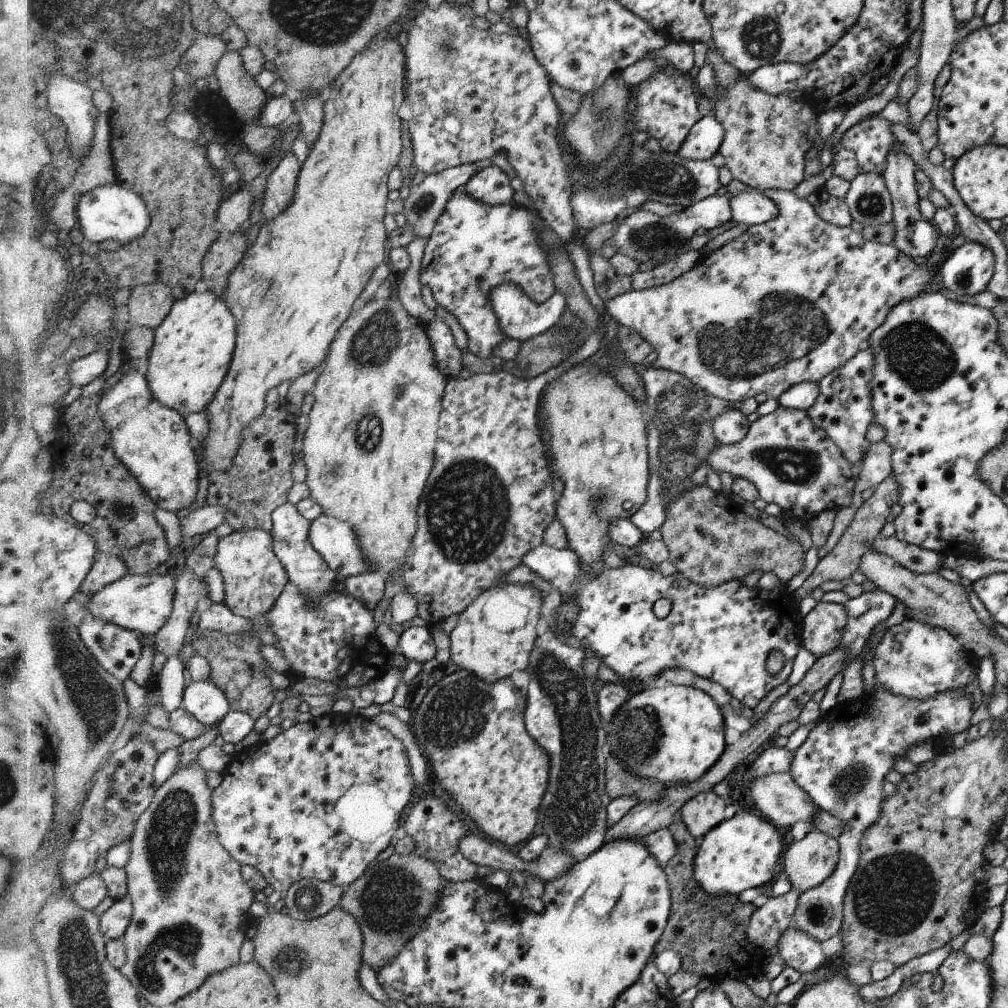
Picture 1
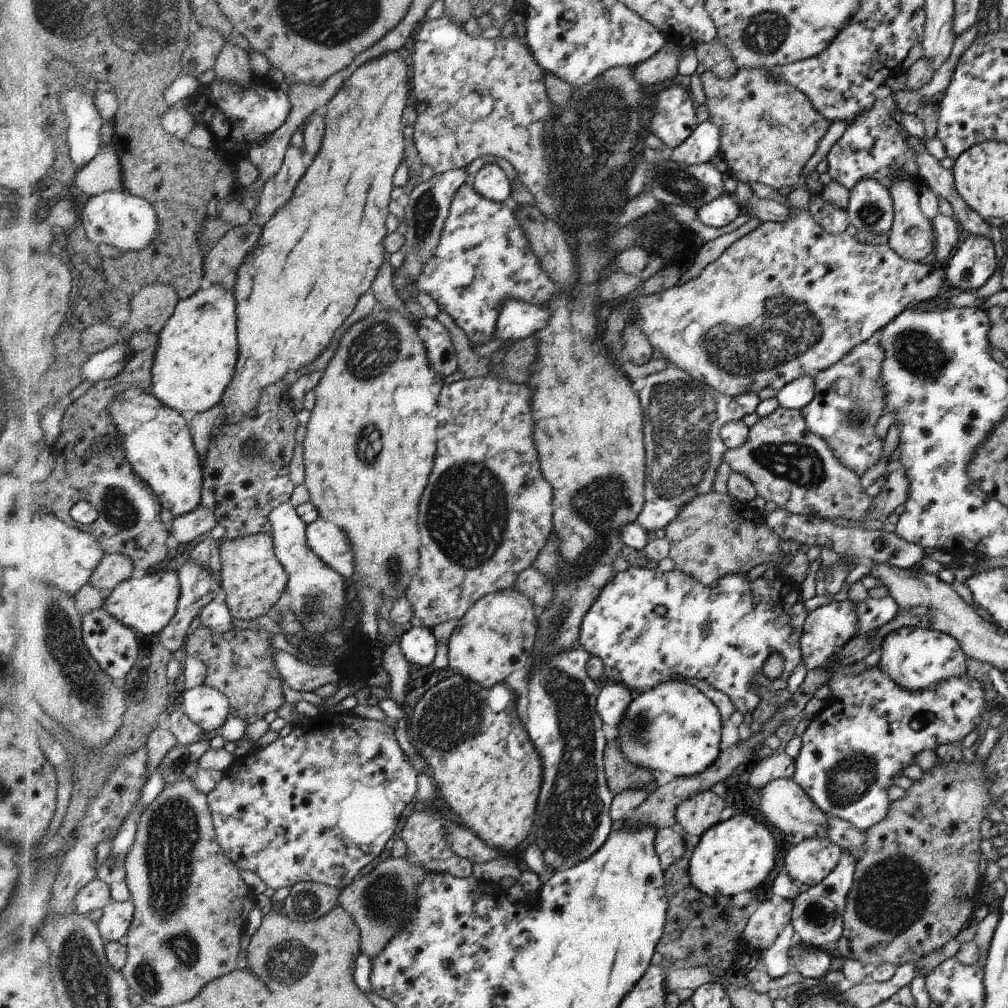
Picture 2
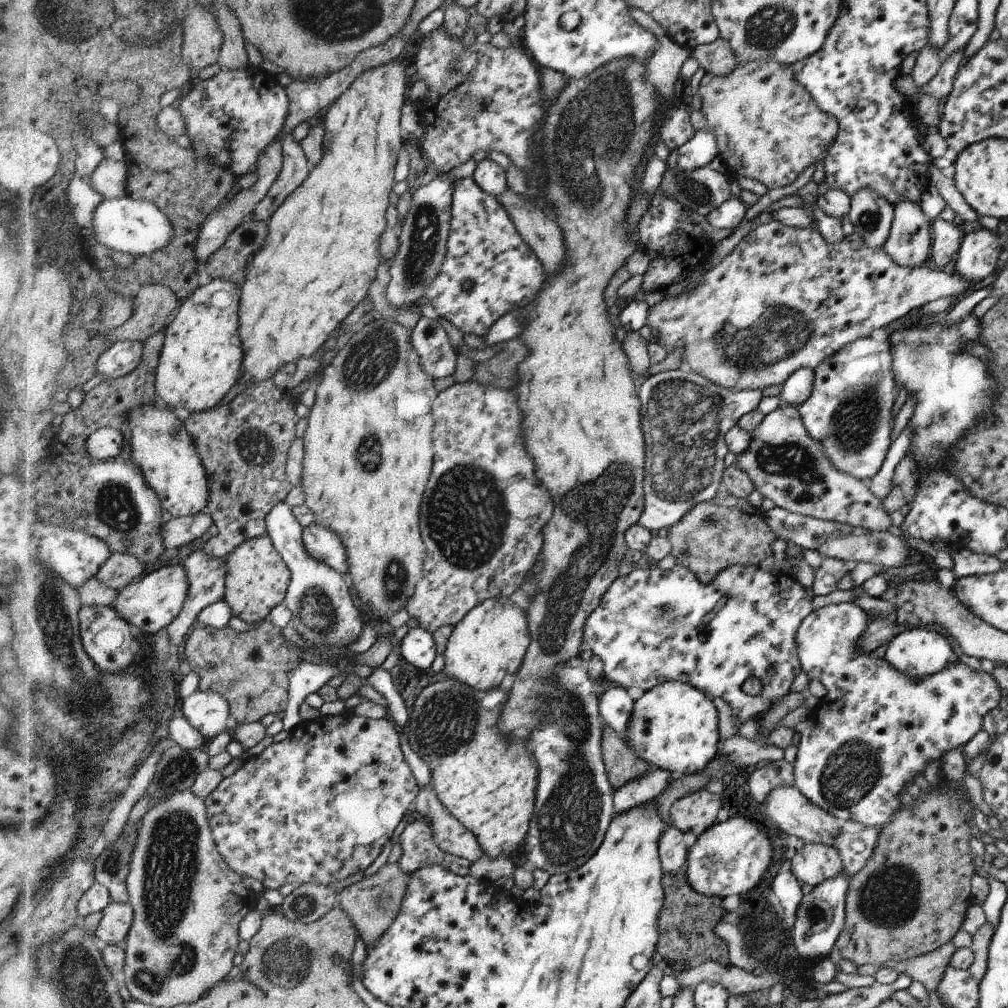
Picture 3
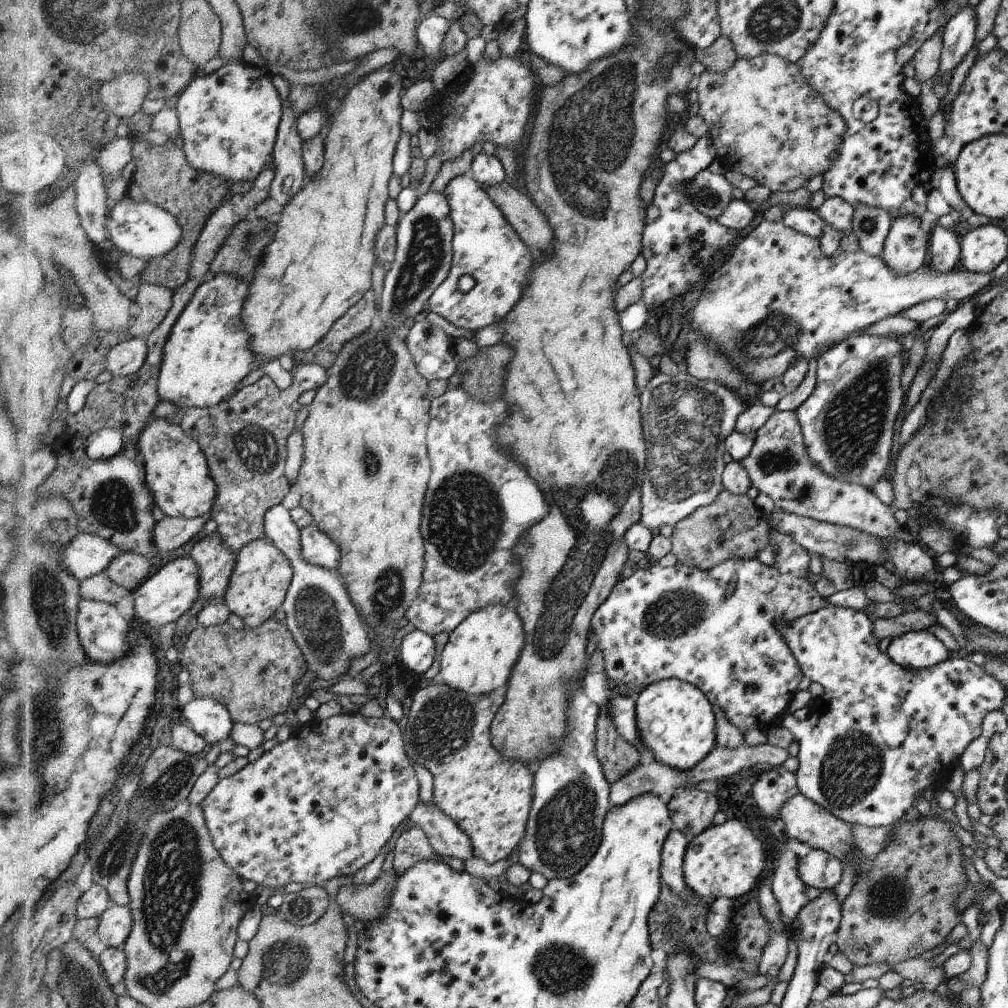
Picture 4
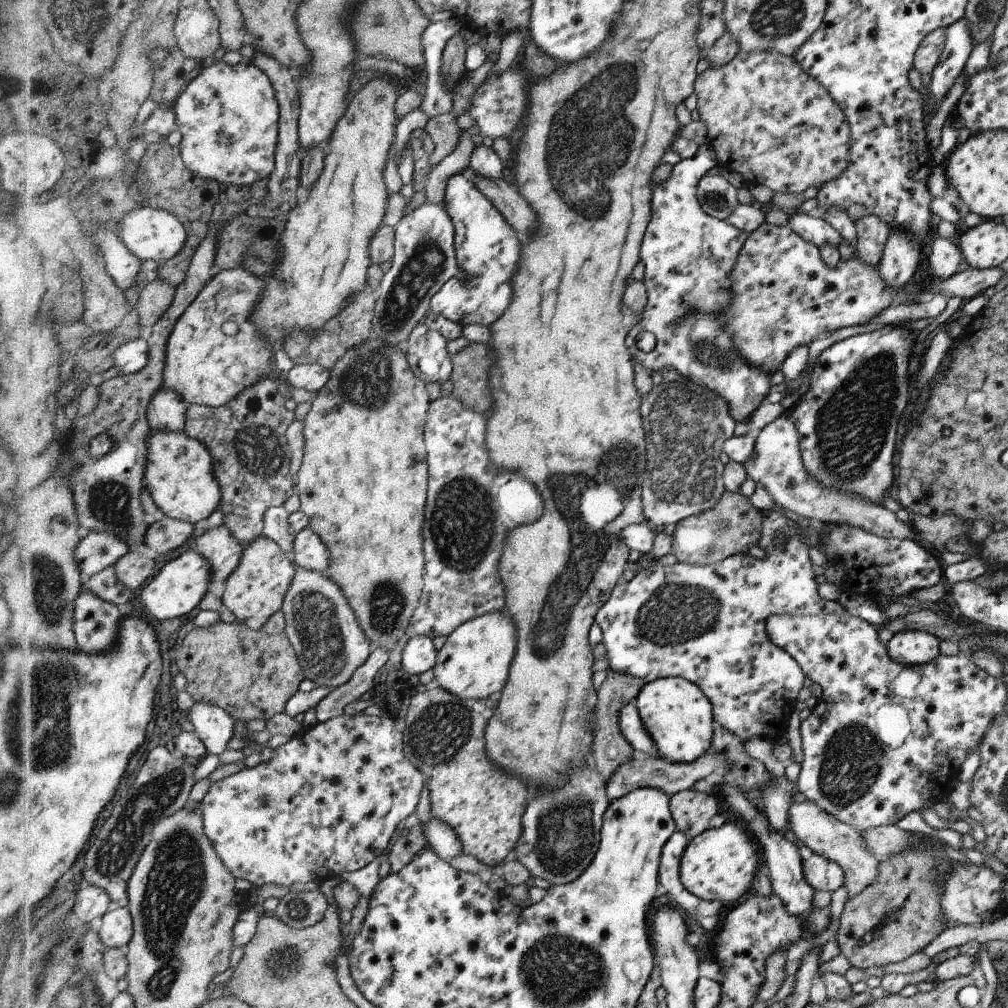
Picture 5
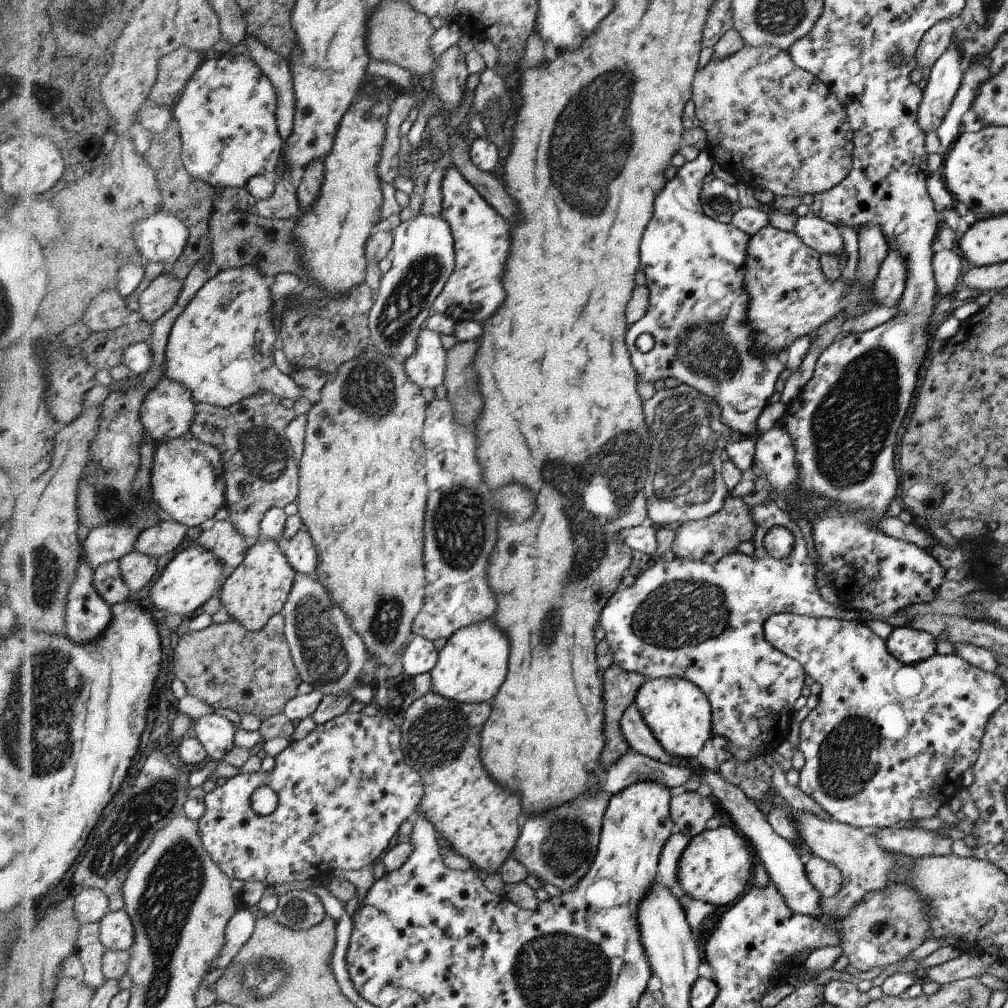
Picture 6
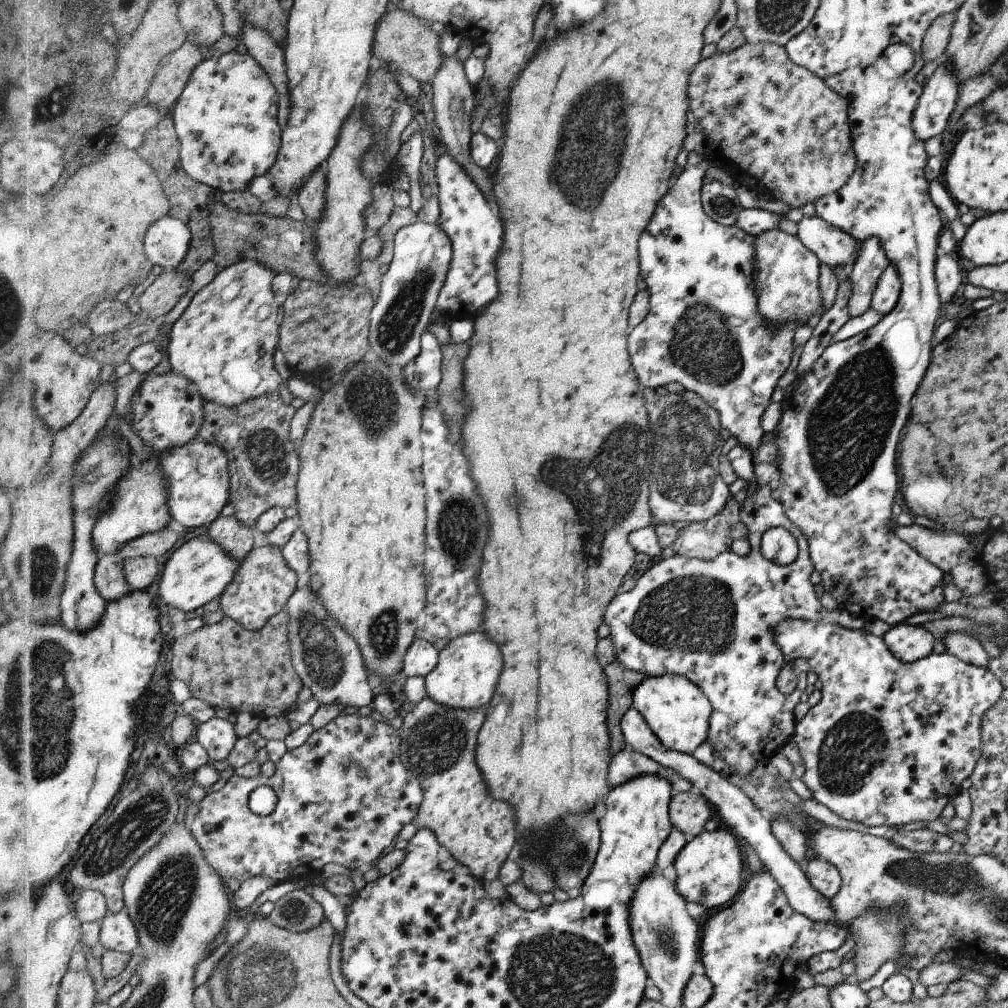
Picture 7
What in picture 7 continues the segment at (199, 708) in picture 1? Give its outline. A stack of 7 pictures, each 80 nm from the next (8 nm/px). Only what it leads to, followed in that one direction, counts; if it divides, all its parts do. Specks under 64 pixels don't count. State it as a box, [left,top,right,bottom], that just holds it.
[197,717,239,762]

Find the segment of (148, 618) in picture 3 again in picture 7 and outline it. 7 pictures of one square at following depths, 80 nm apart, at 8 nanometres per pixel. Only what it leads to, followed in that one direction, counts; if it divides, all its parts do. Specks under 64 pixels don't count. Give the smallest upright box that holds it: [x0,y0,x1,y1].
[159,536,243,616]

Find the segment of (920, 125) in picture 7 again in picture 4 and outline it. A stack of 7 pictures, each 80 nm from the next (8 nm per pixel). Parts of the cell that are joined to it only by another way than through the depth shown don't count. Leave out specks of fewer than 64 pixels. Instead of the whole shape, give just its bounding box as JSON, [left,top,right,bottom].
[938,4,977,77]

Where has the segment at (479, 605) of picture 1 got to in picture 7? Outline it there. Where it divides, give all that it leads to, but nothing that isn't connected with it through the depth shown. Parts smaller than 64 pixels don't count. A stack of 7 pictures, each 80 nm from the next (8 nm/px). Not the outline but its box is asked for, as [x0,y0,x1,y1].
[424,630,502,709]

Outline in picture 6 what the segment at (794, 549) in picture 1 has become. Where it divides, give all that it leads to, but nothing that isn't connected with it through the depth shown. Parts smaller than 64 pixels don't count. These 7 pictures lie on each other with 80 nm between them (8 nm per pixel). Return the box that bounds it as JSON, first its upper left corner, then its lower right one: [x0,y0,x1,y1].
[672,495,757,564]

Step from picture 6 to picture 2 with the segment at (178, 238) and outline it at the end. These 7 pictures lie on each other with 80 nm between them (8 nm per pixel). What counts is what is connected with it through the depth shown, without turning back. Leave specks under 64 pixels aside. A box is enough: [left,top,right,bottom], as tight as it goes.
[81,189,160,252]

